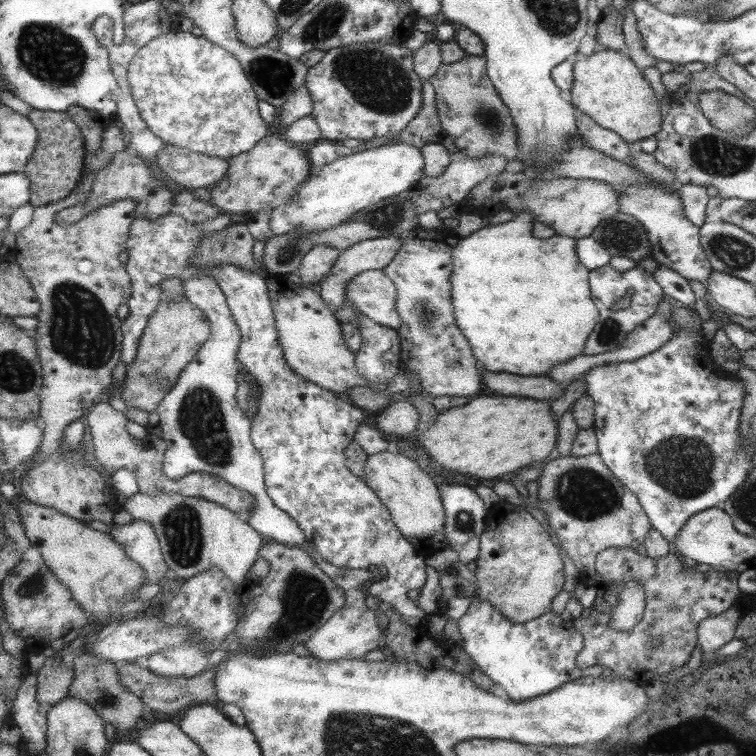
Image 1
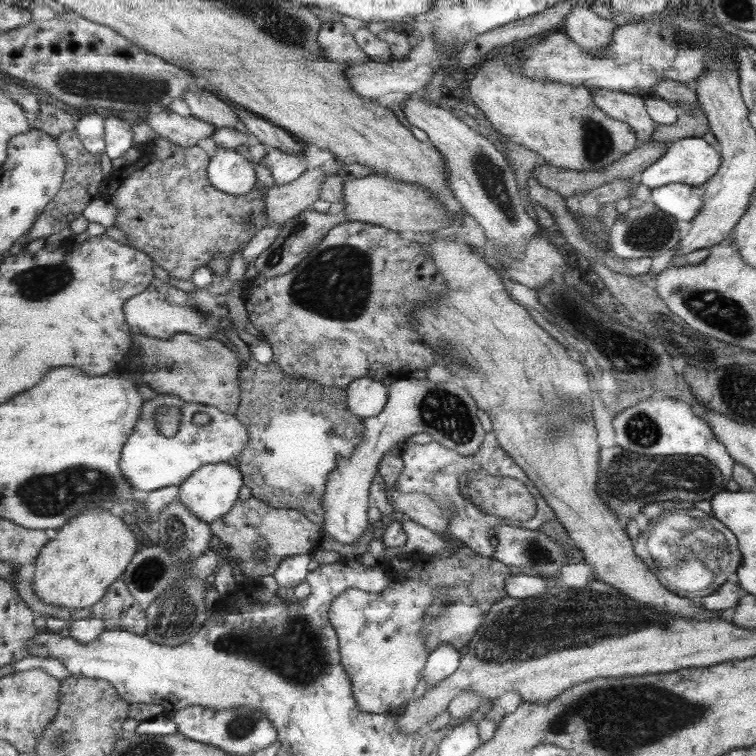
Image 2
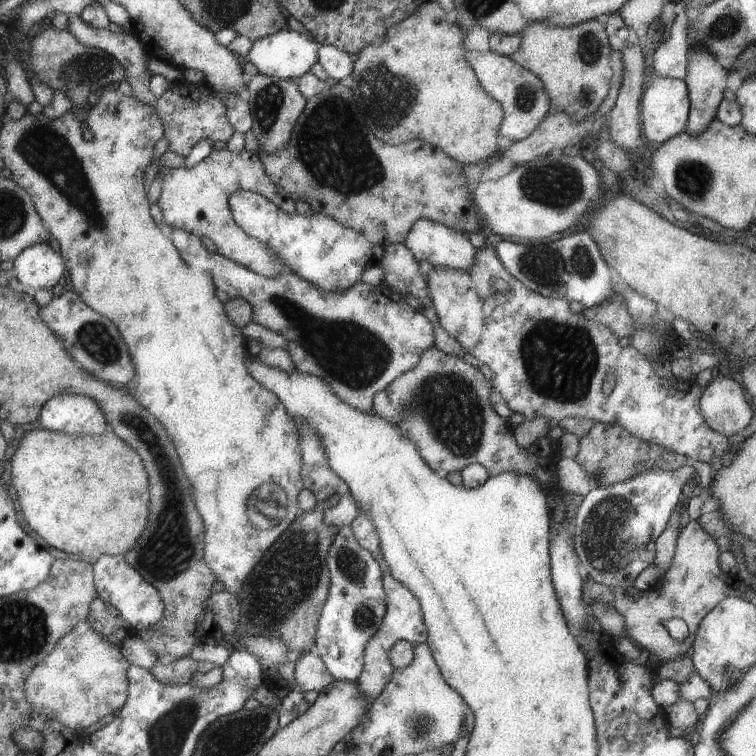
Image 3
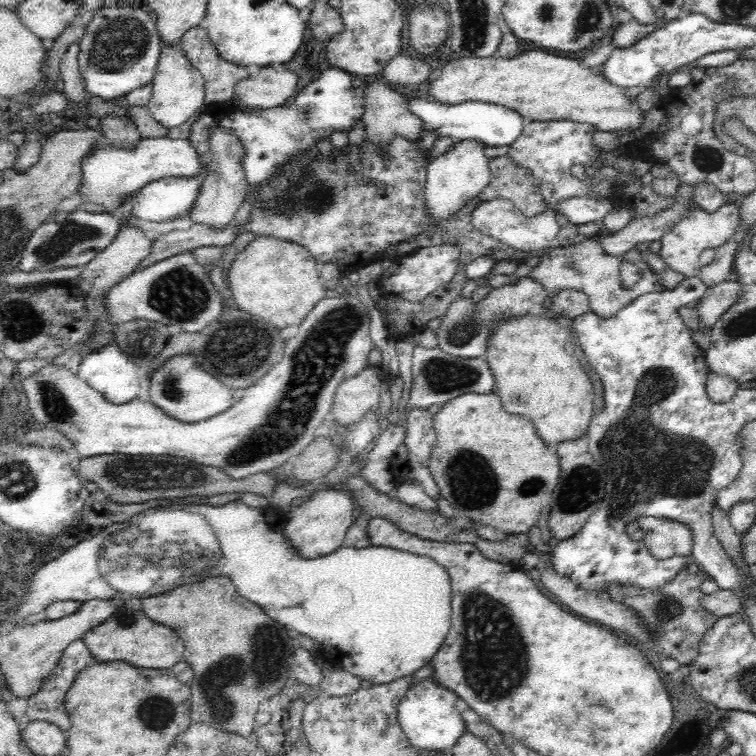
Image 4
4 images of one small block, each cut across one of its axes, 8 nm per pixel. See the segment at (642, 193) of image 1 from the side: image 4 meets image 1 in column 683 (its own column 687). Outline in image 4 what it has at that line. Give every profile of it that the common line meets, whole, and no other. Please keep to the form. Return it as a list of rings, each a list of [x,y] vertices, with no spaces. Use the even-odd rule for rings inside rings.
[[[726,201],[726,206],[722,206],[716,212],[704,212],[704,209],[691,205],[688,214],[682,218],[671,232],[664,234],[661,238],[660,258],[666,263],[668,268],[681,272],[684,276],[700,277],[701,268],[698,256],[706,248],[722,246],[726,244],[732,236],[736,235],[741,228],[740,204],[732,206],[732,201]]]

